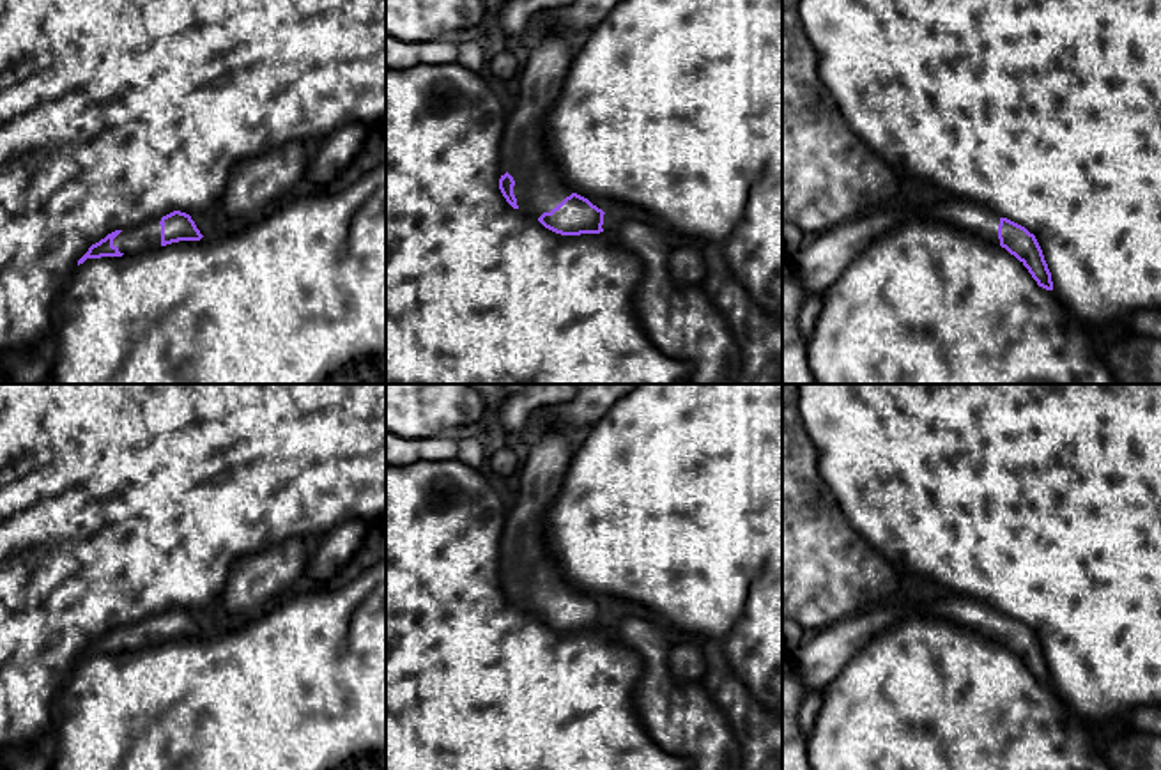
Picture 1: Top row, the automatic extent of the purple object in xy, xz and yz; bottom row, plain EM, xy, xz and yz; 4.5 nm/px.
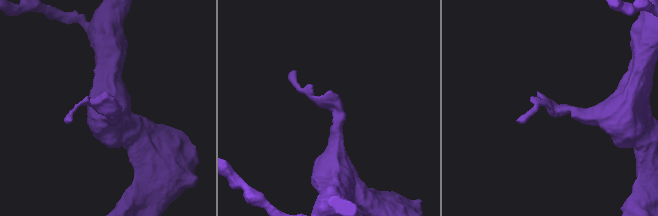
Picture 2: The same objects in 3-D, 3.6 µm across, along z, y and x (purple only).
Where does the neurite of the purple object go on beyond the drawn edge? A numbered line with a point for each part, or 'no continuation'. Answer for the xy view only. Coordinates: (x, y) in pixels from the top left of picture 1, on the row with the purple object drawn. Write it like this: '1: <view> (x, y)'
1: xy (146, 236)

